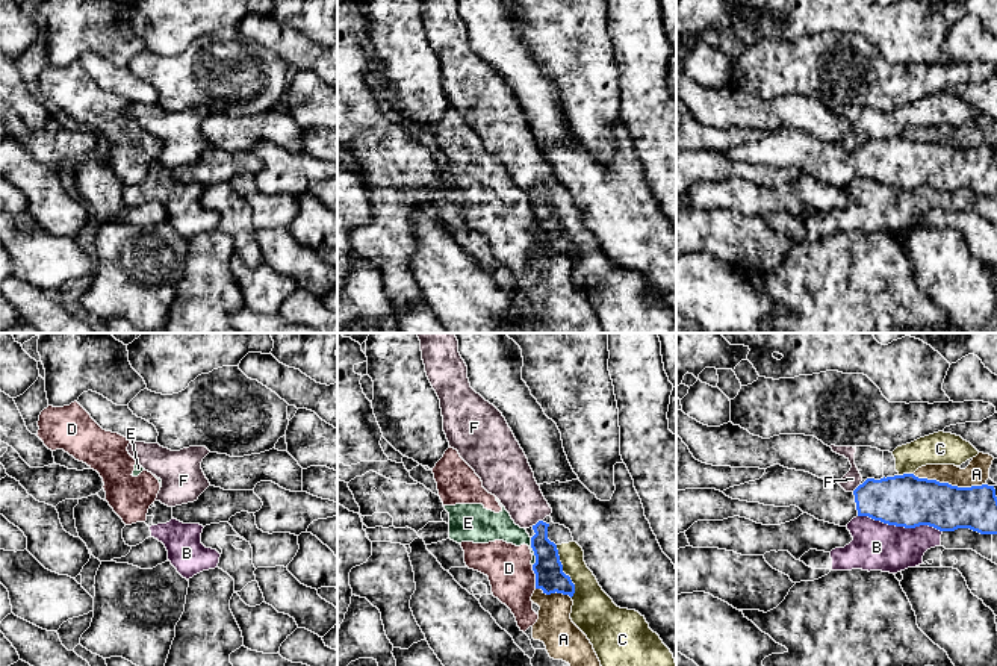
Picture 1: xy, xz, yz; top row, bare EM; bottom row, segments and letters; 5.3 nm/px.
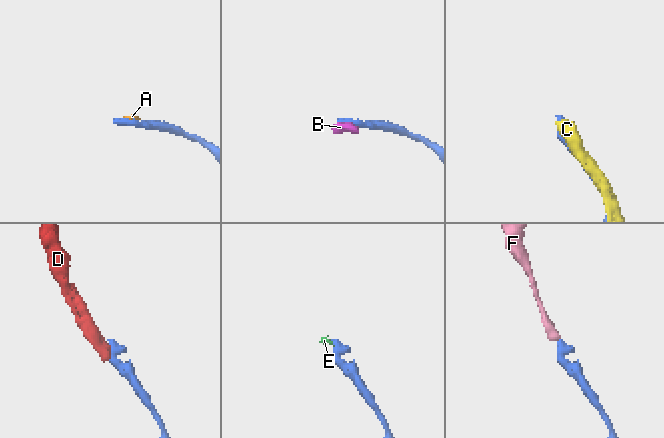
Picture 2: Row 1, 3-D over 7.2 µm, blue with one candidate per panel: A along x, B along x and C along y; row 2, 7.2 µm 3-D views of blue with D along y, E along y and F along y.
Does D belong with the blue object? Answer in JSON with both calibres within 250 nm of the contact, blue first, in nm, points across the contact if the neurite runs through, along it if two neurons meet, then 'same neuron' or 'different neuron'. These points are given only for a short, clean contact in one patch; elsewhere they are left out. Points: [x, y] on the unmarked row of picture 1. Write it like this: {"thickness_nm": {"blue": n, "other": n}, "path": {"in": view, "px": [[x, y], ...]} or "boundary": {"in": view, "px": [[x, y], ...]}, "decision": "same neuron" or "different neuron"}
{"thickness_nm": {"blue": 160, "other": 240}, "boundary": {"in": "xz", "px": [[531, 226], [536, 248]]}, "decision": "different neuron"}

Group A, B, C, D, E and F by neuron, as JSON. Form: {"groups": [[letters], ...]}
{"groups": [["A", "D", "E"], ["B"], ["C", "F"]]}

